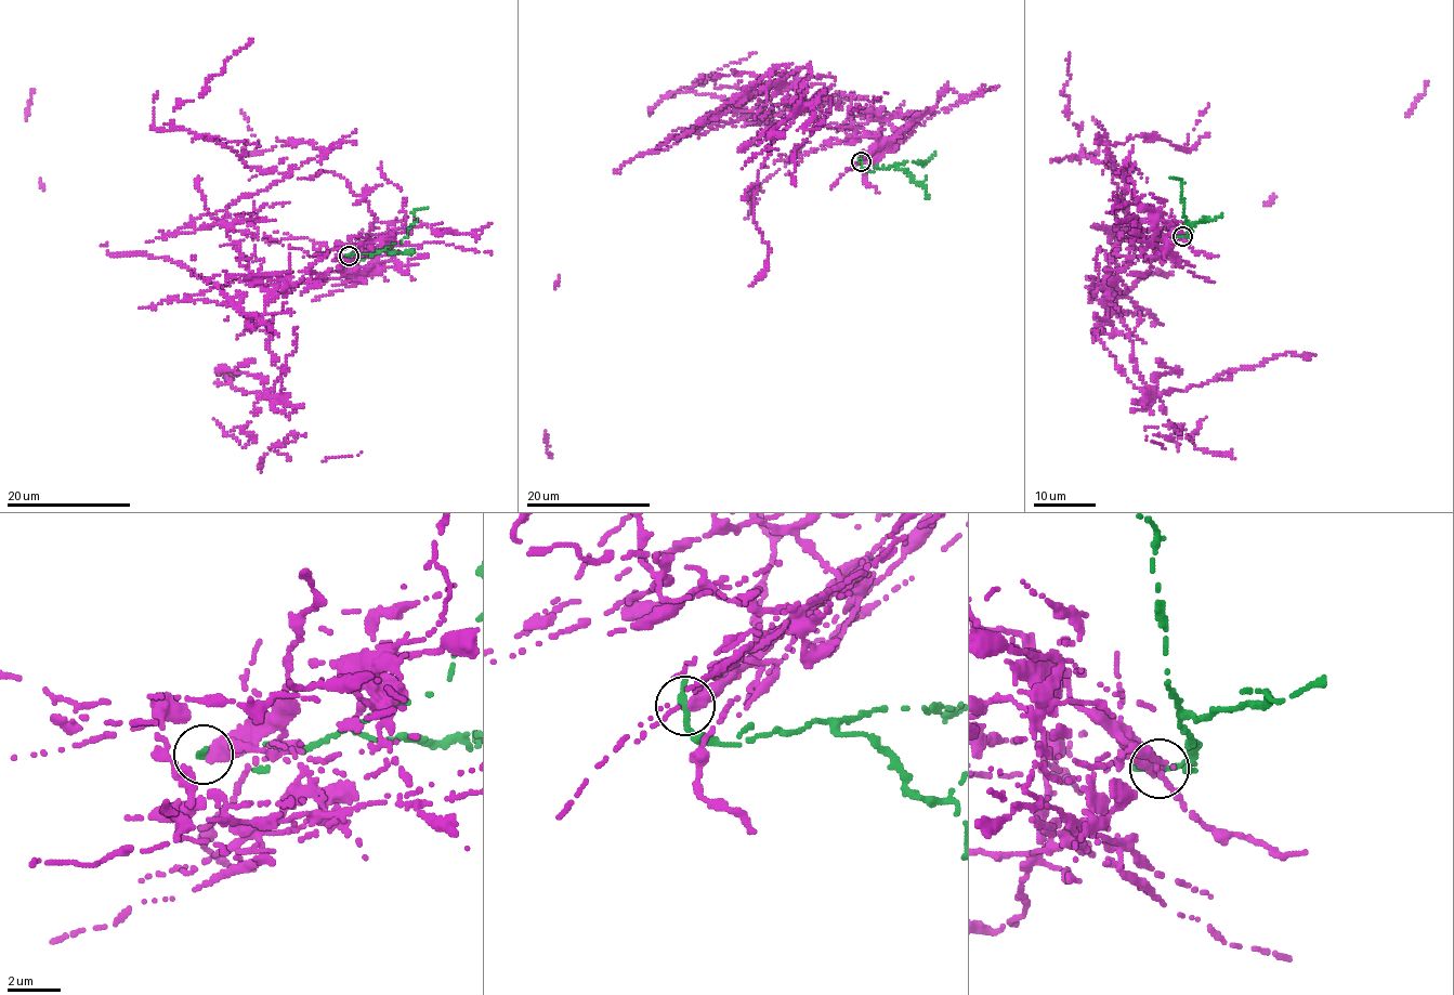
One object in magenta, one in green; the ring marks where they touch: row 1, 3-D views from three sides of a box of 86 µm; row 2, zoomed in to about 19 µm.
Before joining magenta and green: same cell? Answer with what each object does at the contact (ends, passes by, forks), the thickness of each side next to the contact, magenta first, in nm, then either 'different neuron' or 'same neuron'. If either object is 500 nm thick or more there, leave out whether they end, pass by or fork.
magenta ends | green ends | 480/320 nm | different neuron

